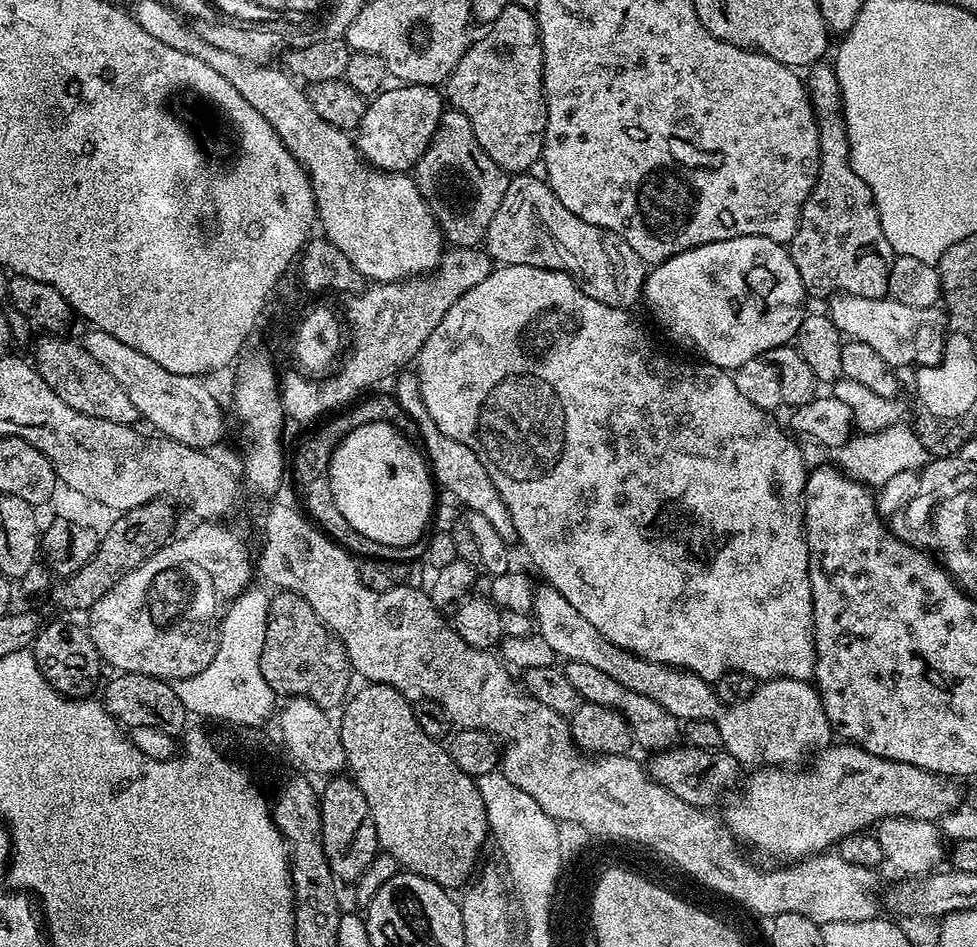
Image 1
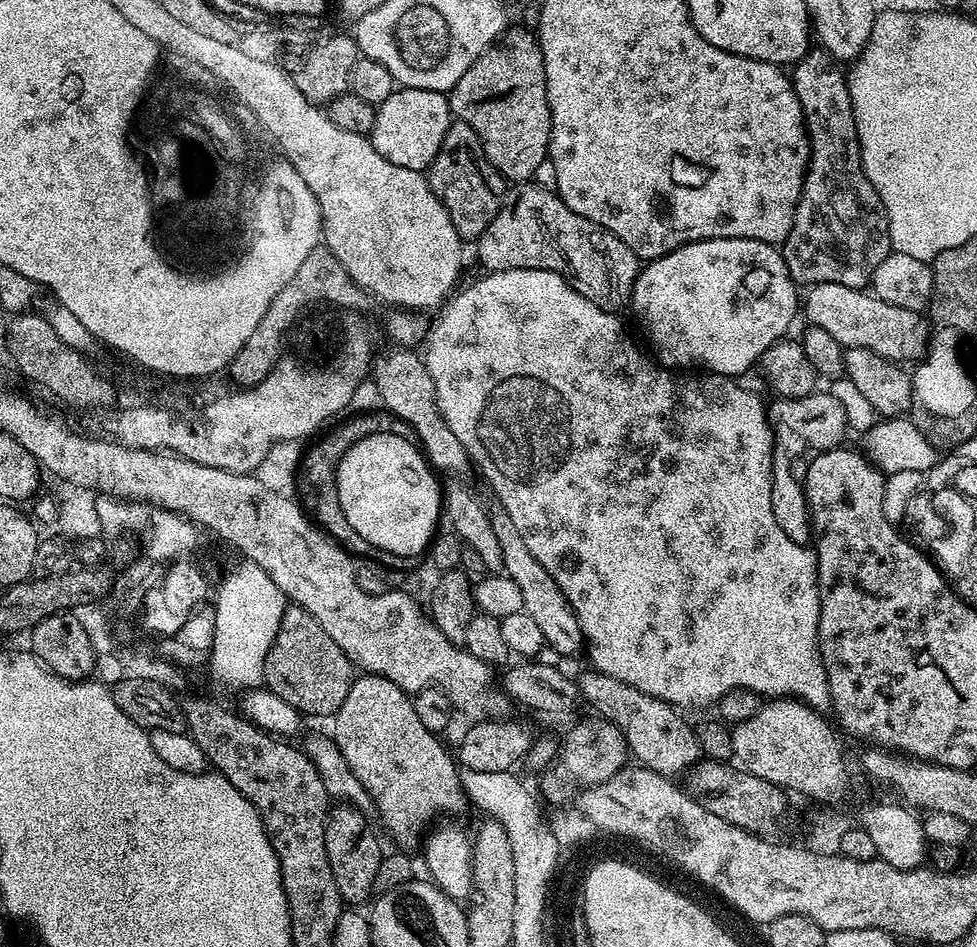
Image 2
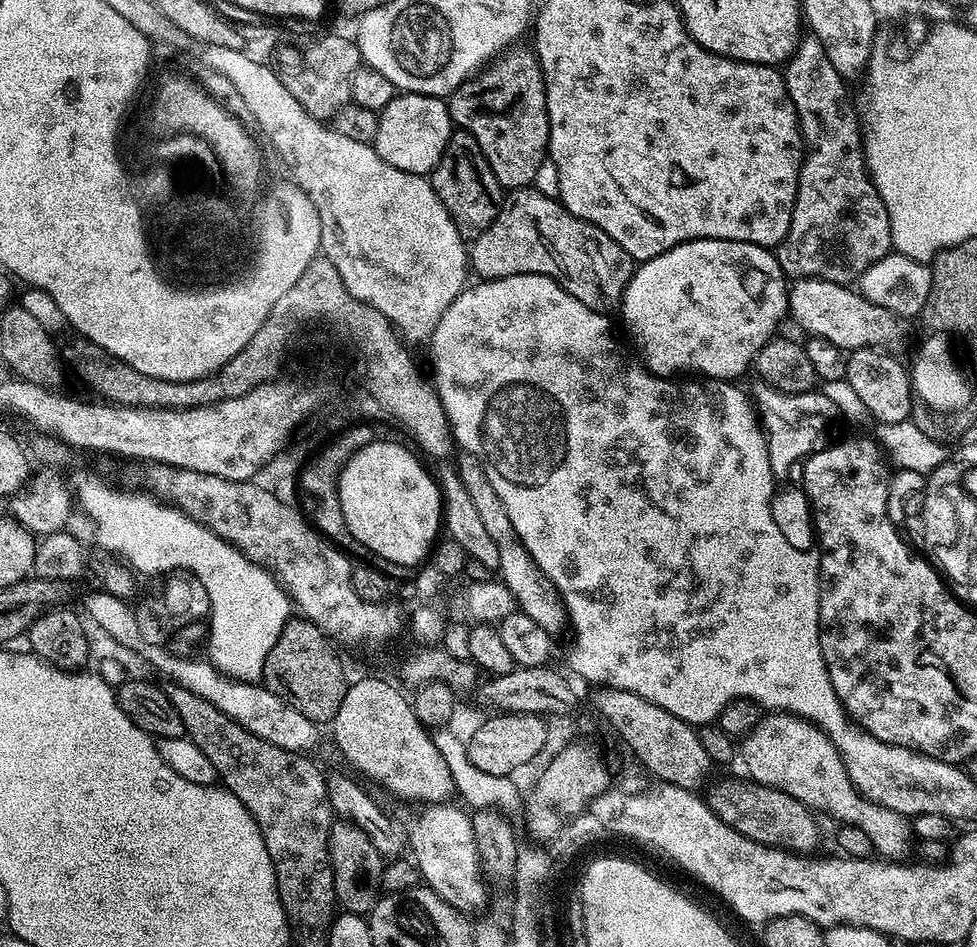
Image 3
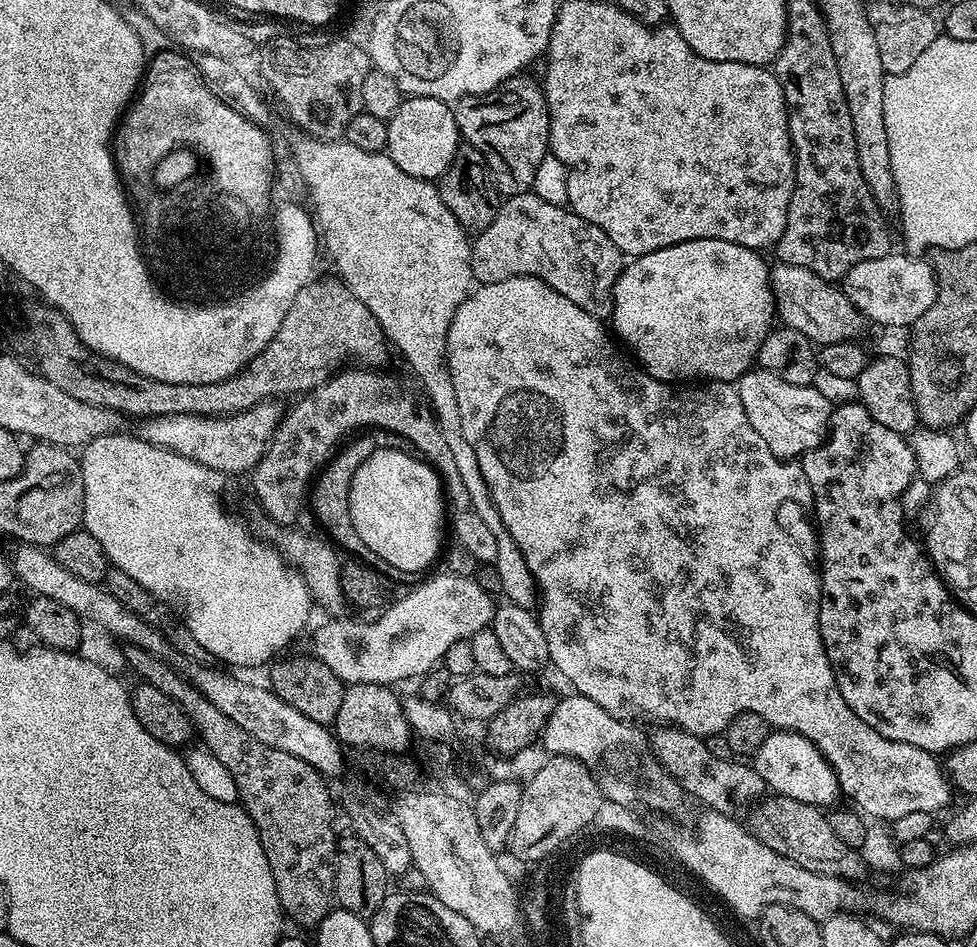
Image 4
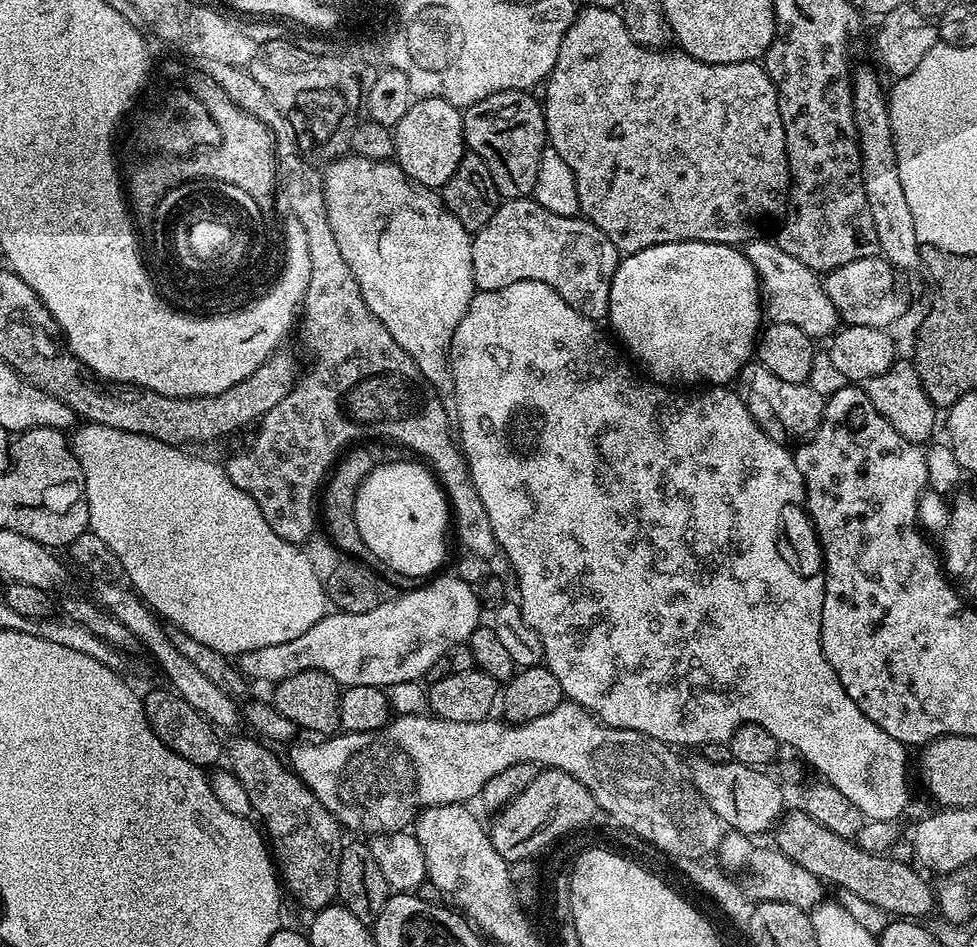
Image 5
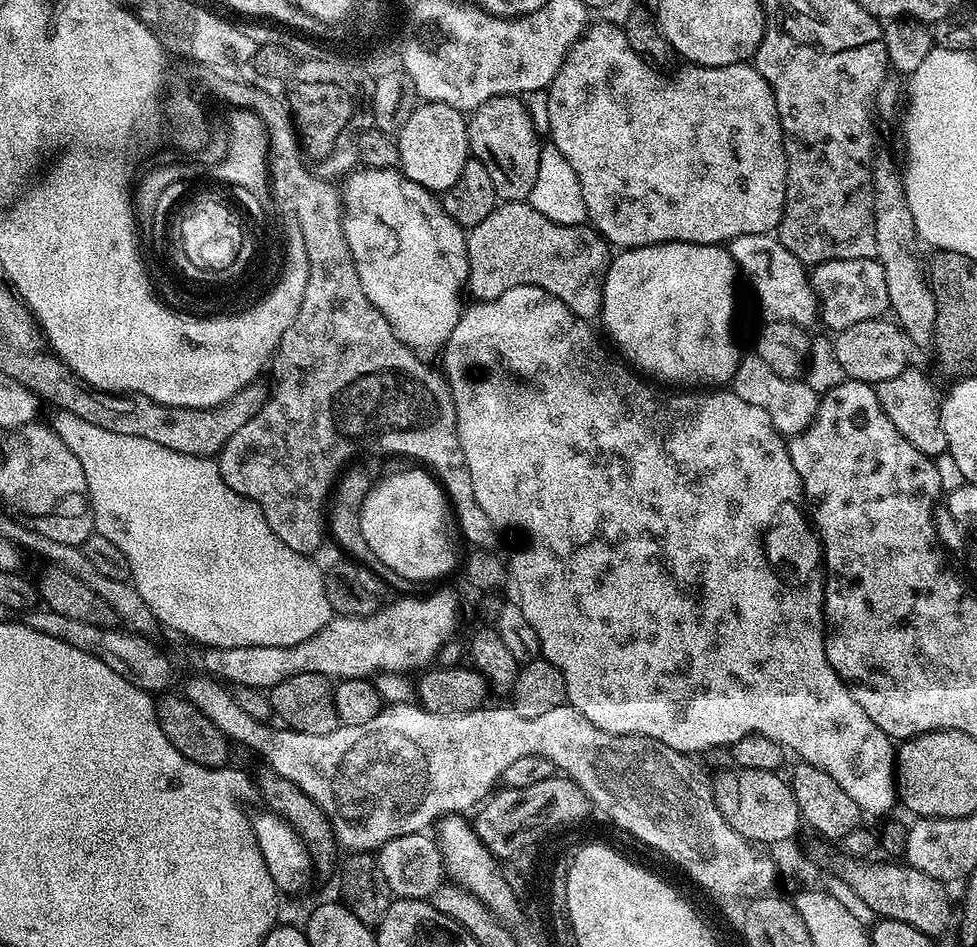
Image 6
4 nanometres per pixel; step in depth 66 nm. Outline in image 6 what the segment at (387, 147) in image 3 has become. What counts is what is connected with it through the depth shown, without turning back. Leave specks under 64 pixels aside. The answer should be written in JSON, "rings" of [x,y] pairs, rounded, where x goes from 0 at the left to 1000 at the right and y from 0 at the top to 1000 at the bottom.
{"rings":[[[431,109],[424,120],[420,120],[416,133],[411,133],[405,153],[409,164],[407,176],[414,186],[443,205],[453,205],[469,192],[469,184],[473,184],[473,175],[477,175],[481,167],[476,119],[455,110]]]}

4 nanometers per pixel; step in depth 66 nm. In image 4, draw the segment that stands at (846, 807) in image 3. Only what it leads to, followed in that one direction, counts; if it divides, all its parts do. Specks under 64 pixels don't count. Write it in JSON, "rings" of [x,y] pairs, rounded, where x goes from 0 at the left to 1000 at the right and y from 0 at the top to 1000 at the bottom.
{"rings":[[[787,772],[780,788],[772,796],[772,810],[780,826],[793,839],[817,843],[817,847],[836,851],[852,849],[856,844],[861,844],[860,827],[847,808],[847,801],[827,780],[815,773]]]}

